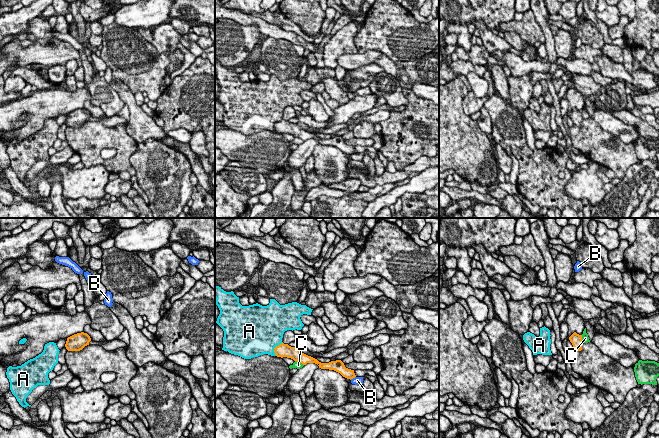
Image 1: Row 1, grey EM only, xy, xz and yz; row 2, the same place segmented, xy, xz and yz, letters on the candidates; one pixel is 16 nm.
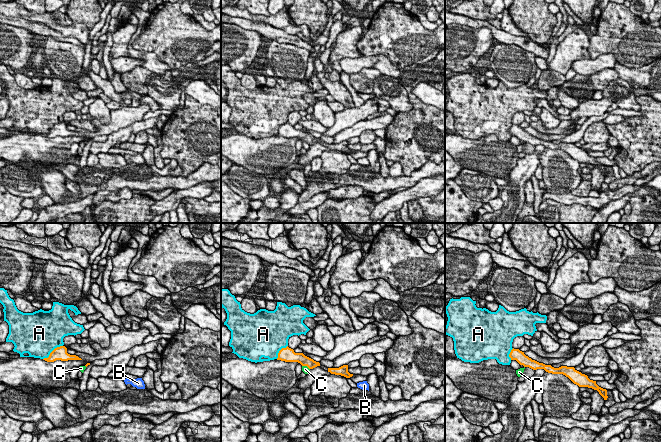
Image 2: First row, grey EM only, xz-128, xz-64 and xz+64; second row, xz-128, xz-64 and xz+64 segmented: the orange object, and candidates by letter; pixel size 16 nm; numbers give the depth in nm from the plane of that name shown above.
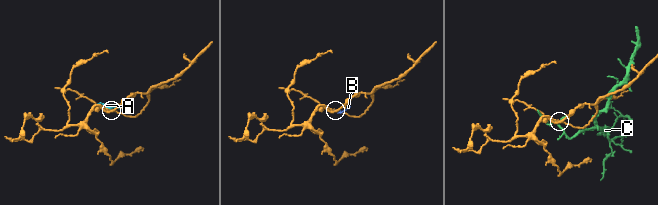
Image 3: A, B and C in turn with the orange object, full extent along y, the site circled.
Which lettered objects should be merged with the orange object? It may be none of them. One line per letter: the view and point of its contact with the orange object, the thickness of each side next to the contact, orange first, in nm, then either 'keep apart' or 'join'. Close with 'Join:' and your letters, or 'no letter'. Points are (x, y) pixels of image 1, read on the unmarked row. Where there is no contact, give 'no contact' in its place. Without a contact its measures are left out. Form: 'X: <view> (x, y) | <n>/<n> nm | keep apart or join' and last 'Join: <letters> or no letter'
A: xz (274, 124) | 220/500 nm | keep apart
B: xz (352, 154) | 160/130 nm | keep apart
C: xz (299, 137) | 190/120 nm | keep apart
Join: no letter

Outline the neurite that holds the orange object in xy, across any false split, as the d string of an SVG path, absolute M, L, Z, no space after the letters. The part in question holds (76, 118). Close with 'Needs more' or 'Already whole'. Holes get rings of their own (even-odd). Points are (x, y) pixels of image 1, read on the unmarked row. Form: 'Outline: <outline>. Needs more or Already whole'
Outline: M81 108L67 114L65 123L68 127L80 127L91 117L87 109Z. Already whole

